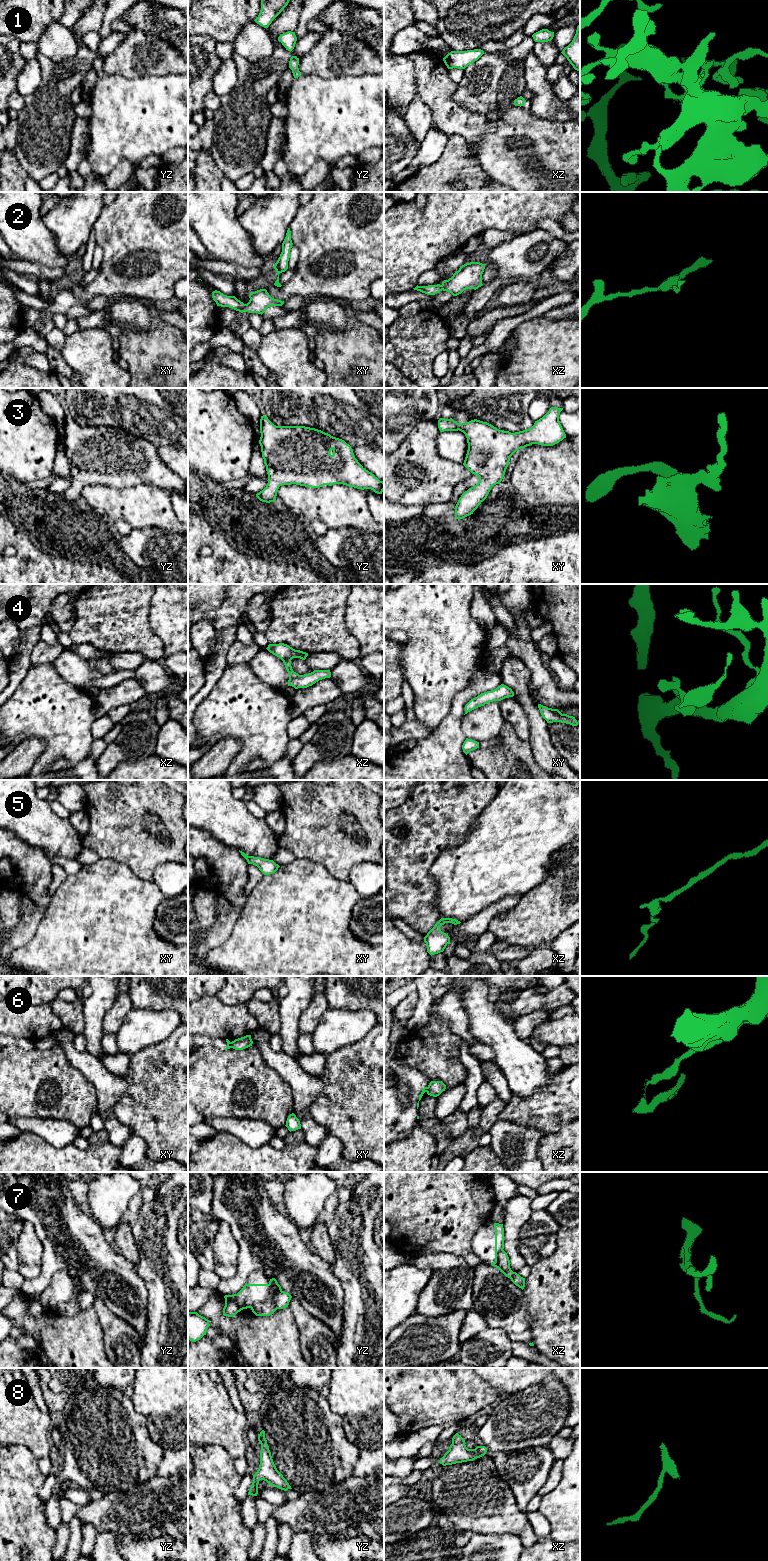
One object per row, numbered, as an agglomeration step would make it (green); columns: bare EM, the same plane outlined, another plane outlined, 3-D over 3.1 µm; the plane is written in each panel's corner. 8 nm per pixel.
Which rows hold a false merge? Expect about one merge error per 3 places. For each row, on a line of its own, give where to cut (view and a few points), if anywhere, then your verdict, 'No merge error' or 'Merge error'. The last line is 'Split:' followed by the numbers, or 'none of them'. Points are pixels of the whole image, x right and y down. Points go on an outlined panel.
1: No split. No merge error
2: No split. No merge error
3: No split. No merge error
4: No split. No merge error
5: No split. No merge error
6: Split along xy (230, 1042), (231, 1047). Merge error
7: Split along yz (251, 1308), (254, 1304), (267, 1300), (272, 1300), (277, 1308). Merge error
8: No split. No merge error
Split: 6, 7

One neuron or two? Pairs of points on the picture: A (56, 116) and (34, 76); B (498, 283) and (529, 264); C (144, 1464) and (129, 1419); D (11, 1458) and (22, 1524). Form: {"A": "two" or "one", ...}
{"A": "two", "B": "one", "C": "one", "D": "one"}

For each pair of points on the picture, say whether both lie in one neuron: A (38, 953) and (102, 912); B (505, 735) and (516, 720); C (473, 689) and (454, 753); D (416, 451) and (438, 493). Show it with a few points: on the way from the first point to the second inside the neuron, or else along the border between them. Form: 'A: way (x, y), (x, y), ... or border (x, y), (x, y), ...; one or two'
A: way (54, 951), (66, 948), (86, 928); one
B: border (505, 721), (521, 739), (527, 741); two
C: way (458, 705), (454, 717), (454, 737); one
D: way (420, 461), (427, 468), (427, 476), (434, 483); one

